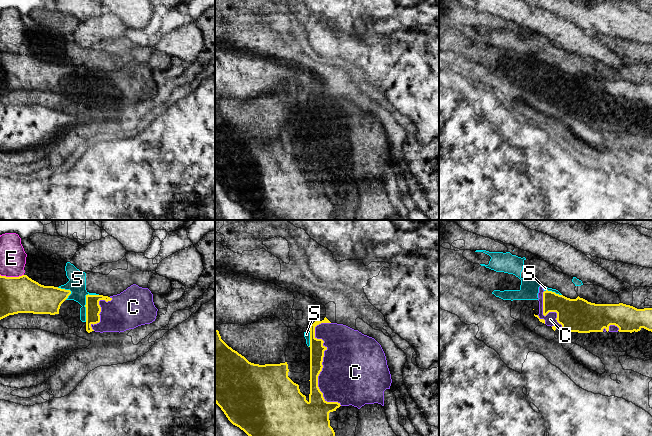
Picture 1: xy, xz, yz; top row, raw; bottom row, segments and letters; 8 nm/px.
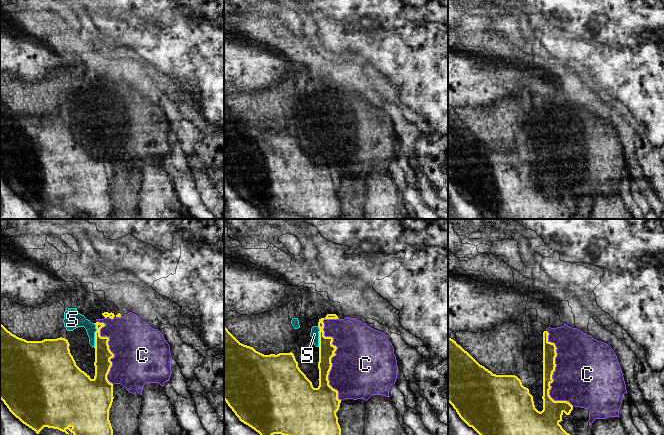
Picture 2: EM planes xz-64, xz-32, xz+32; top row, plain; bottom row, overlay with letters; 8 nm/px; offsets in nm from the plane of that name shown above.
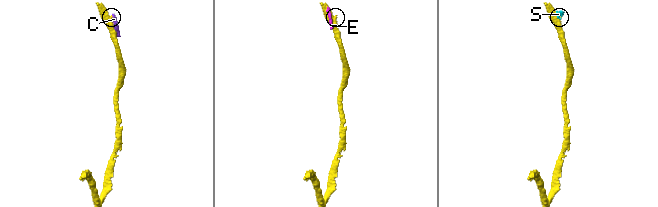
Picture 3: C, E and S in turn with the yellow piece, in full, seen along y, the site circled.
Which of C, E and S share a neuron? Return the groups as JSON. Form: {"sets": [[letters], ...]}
{"sets": [["C", "S"], ["E"]]}

